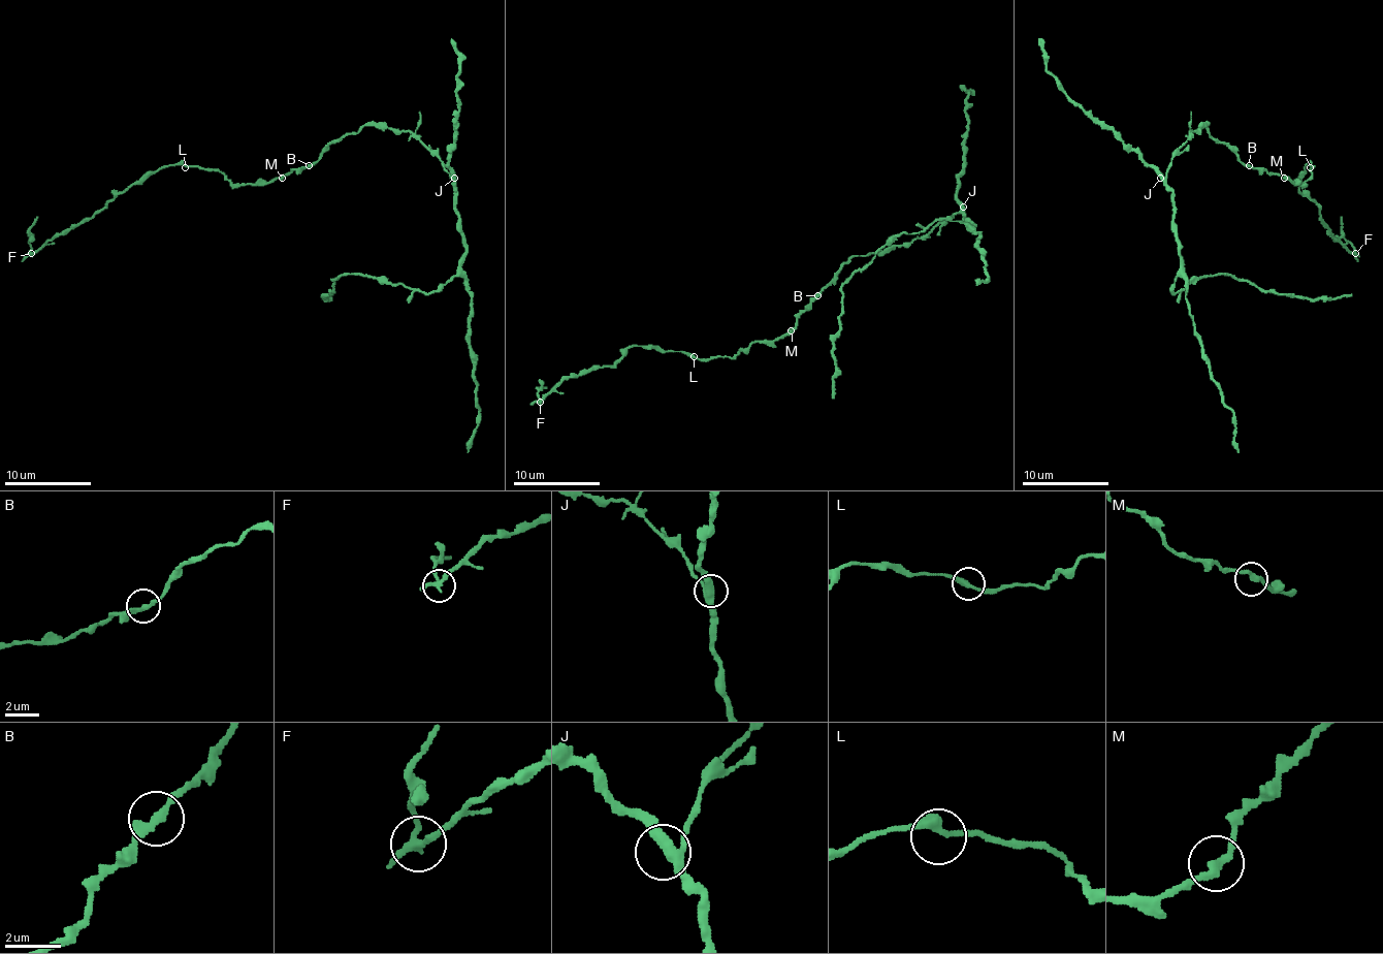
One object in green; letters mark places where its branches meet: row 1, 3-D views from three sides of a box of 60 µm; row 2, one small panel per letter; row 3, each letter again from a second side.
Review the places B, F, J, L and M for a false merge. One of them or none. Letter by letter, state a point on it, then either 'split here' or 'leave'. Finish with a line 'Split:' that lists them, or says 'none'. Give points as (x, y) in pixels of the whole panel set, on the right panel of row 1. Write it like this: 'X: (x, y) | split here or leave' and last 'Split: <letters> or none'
B: (1249, 165) | leave
F: (1355, 253) | split here
J: (1160, 178) | leave
L: (1310, 167) | leave
M: (1284, 178) | leave
Split: F

